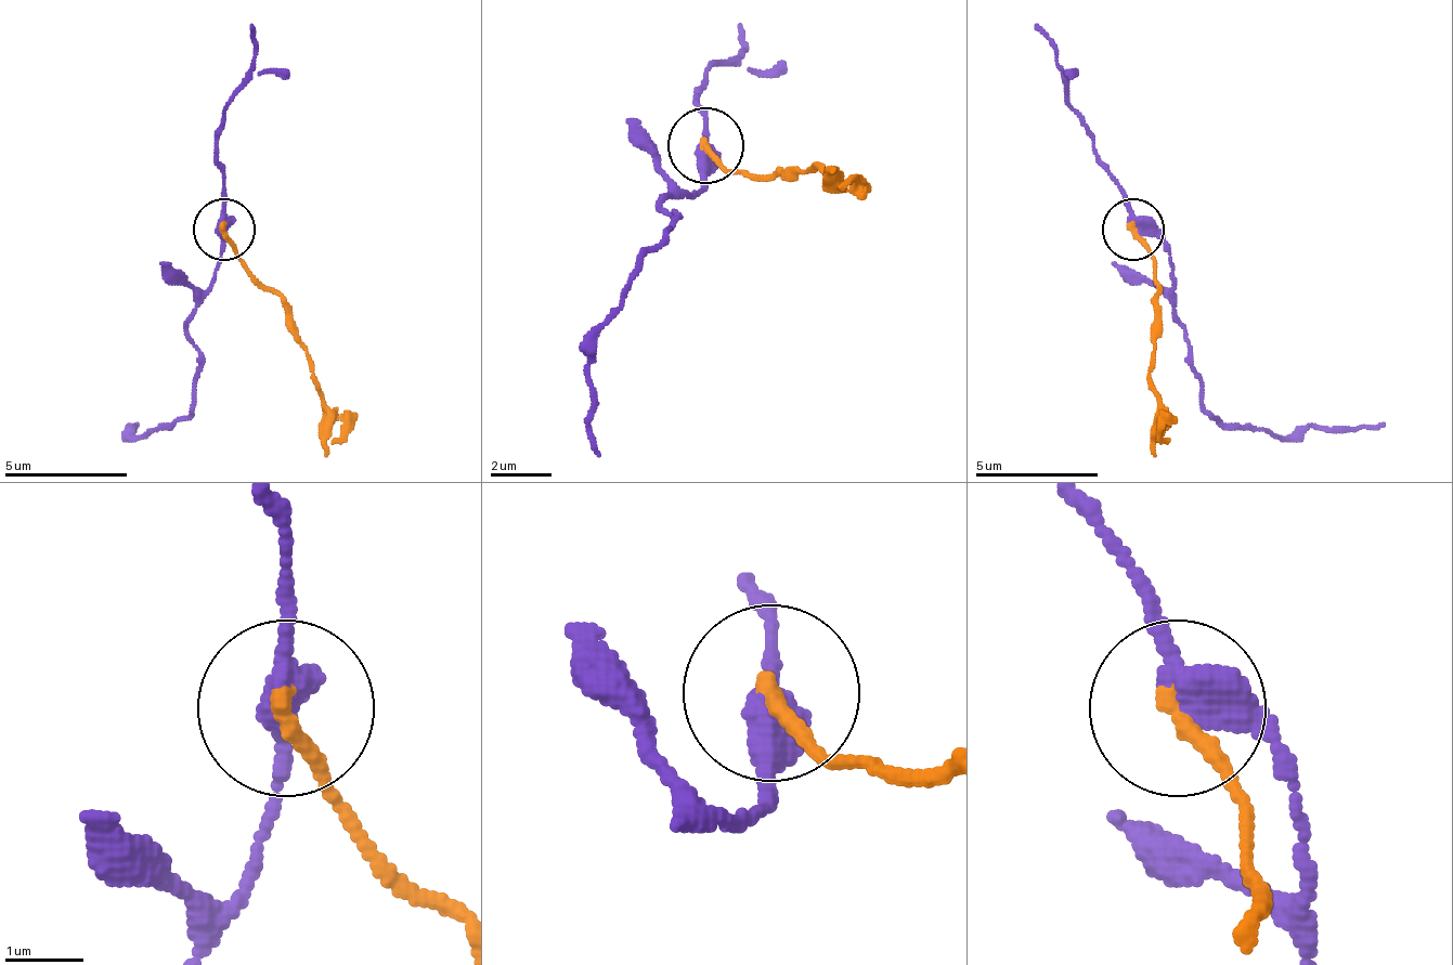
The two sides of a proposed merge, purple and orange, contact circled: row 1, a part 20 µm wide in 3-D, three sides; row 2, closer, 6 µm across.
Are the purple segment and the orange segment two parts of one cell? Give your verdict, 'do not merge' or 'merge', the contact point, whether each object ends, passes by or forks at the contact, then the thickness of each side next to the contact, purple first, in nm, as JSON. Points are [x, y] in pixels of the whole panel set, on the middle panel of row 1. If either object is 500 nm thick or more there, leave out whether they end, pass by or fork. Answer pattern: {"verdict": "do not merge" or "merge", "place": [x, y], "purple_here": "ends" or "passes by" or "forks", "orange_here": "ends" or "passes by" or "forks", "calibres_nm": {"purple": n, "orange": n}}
{"verdict": "do not merge", "place": [705, 145], "purple_here": "passes by", "orange_here": "ends", "calibres_nm": {"purple": 400, "orange": 260}}

